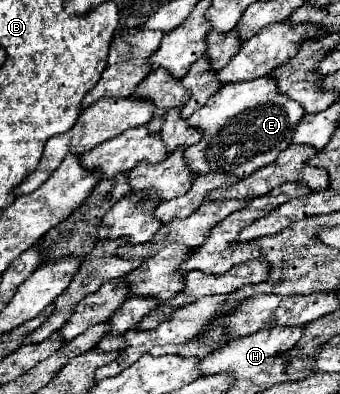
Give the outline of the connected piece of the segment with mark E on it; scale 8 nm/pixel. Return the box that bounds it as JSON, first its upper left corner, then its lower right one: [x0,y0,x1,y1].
[184,78,304,178]

